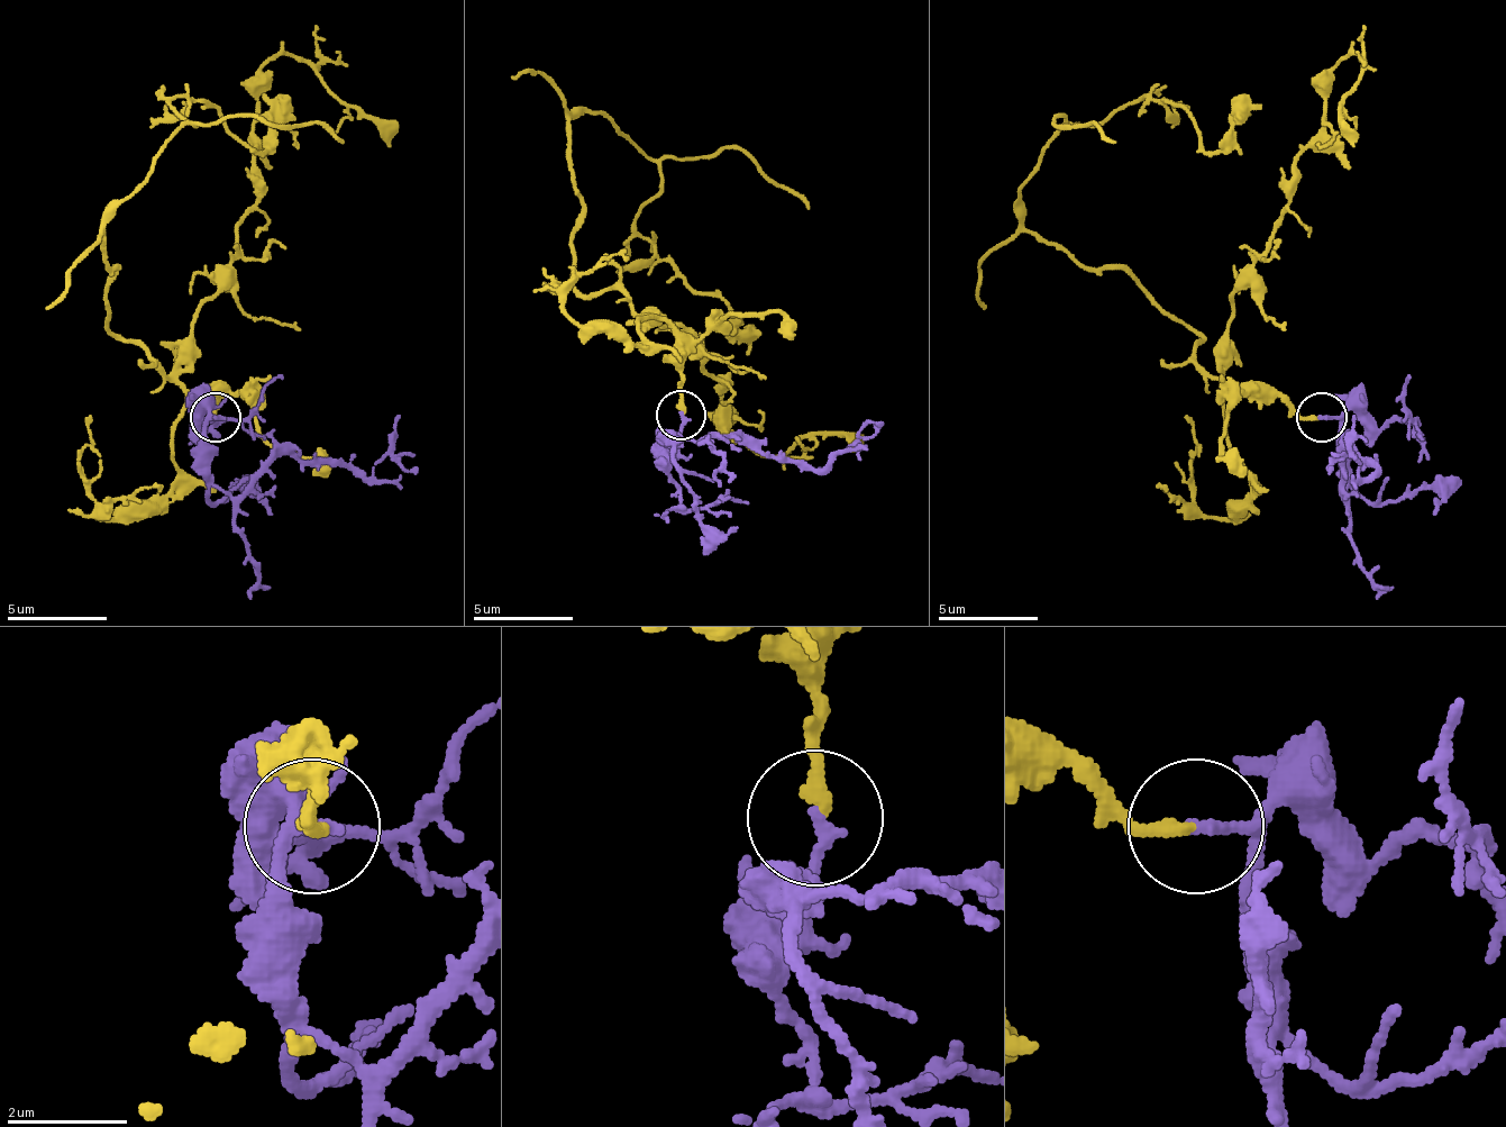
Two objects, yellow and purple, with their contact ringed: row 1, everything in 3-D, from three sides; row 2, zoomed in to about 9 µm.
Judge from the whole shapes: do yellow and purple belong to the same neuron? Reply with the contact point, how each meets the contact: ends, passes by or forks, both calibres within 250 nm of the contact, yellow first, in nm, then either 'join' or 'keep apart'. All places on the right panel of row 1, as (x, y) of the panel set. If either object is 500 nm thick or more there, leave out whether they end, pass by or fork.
place (1321, 417); yellow ends; purple ends; calibres 220 and 200 nm; join

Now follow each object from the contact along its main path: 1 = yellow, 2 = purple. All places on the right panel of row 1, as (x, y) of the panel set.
1: (1320, 418), (1225, 393), (1120, 269), (1024, 223), (1020, 188), (1070, 123), (1175, 103), (1210, 153), (1250, 93)
2: (1320, 418), (1340, 424), (1344, 498), (1350, 453), (1375, 469), (1365, 479), (1350, 448), (1354, 414)

